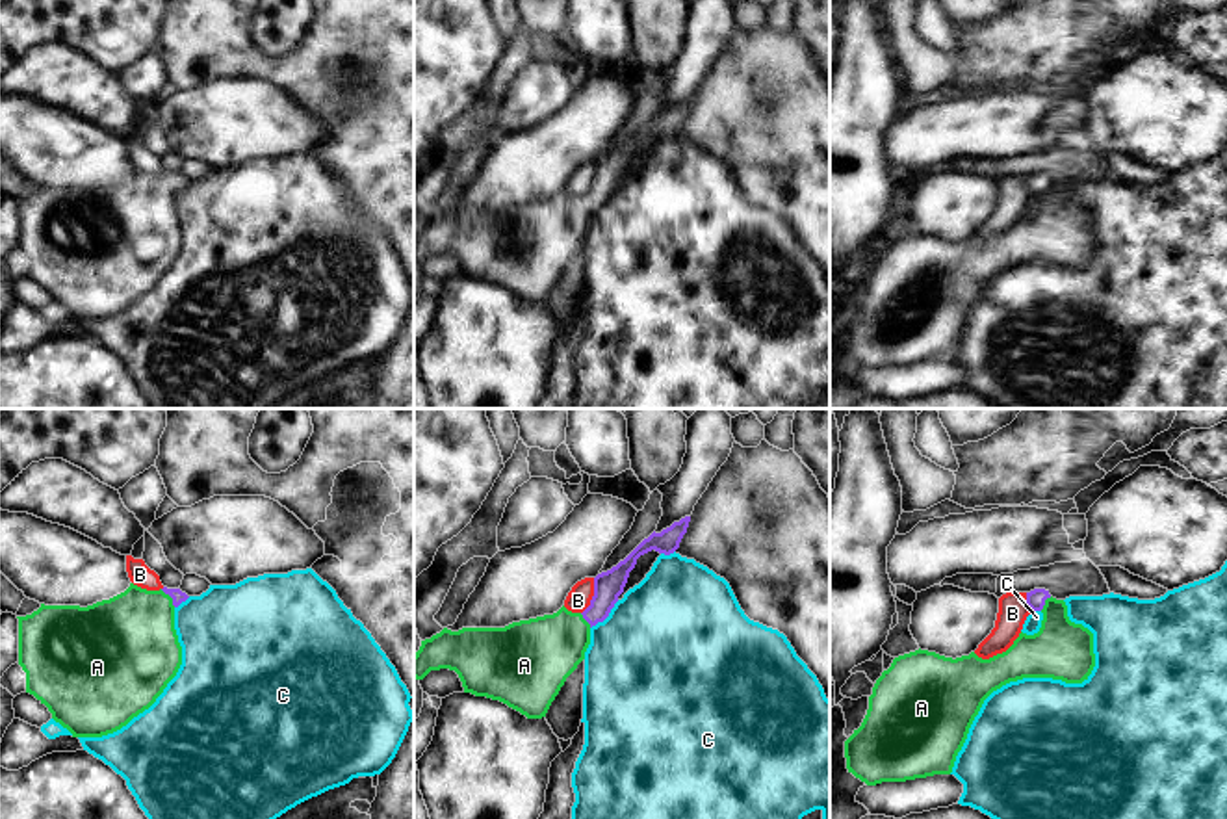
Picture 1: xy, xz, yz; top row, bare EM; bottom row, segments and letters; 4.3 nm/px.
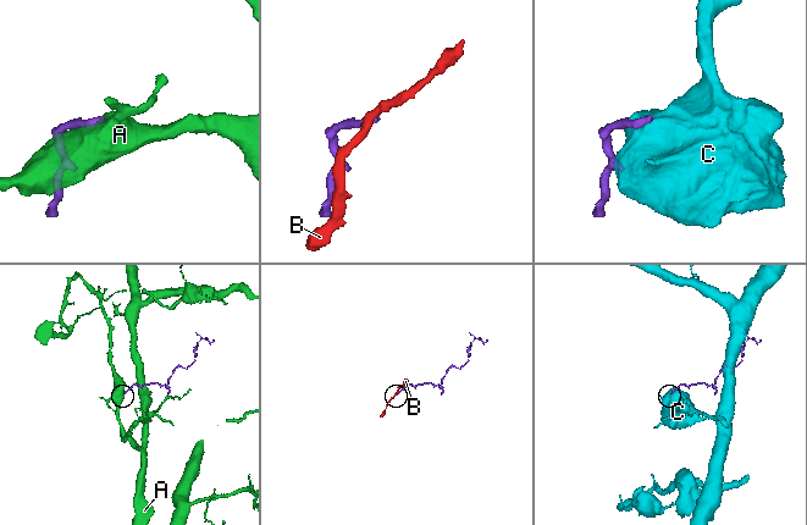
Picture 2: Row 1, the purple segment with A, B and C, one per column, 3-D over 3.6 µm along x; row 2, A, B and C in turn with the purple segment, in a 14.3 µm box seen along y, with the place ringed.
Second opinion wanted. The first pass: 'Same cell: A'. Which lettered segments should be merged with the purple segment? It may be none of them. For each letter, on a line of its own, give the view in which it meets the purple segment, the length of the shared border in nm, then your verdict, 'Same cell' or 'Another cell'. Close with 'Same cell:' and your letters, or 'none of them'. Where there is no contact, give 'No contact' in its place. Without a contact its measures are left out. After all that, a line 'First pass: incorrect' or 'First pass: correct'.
A: Touches purple in xy. Shared border 100 nm. Same cell
B: Touches purple in xz. Shared border 170 nm. Another cell
C: Touches purple in xz. Shared border 180 nm. Another cell
Same cell: A.
First pass: correct

